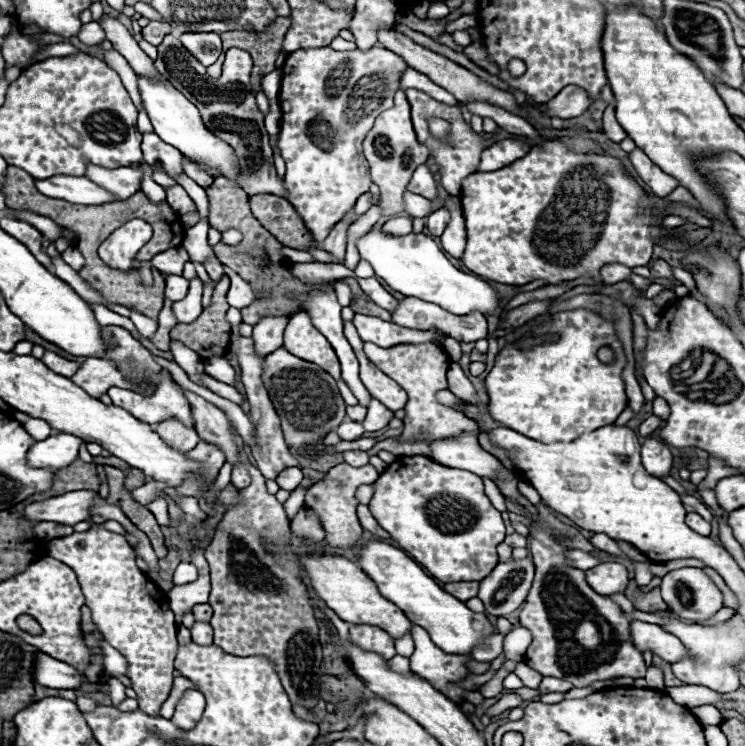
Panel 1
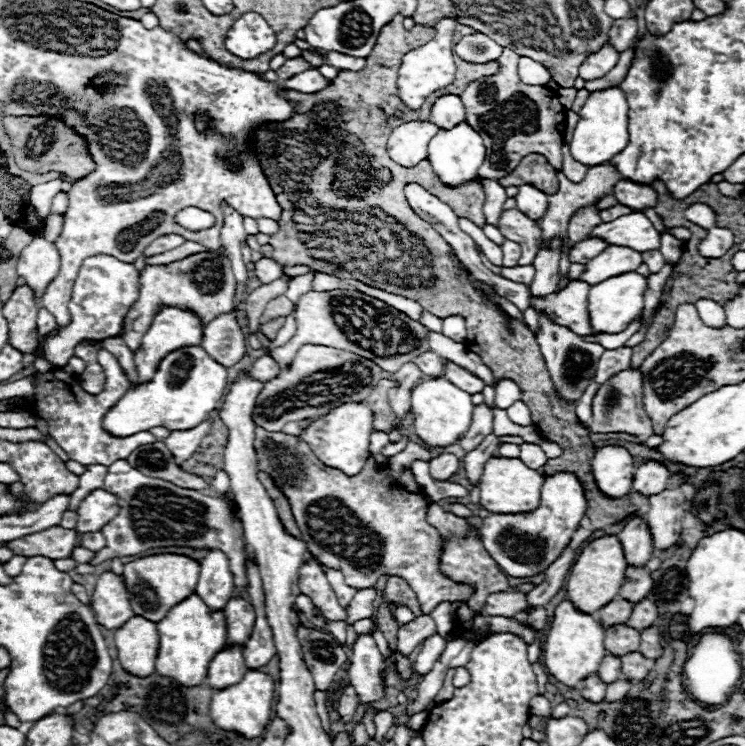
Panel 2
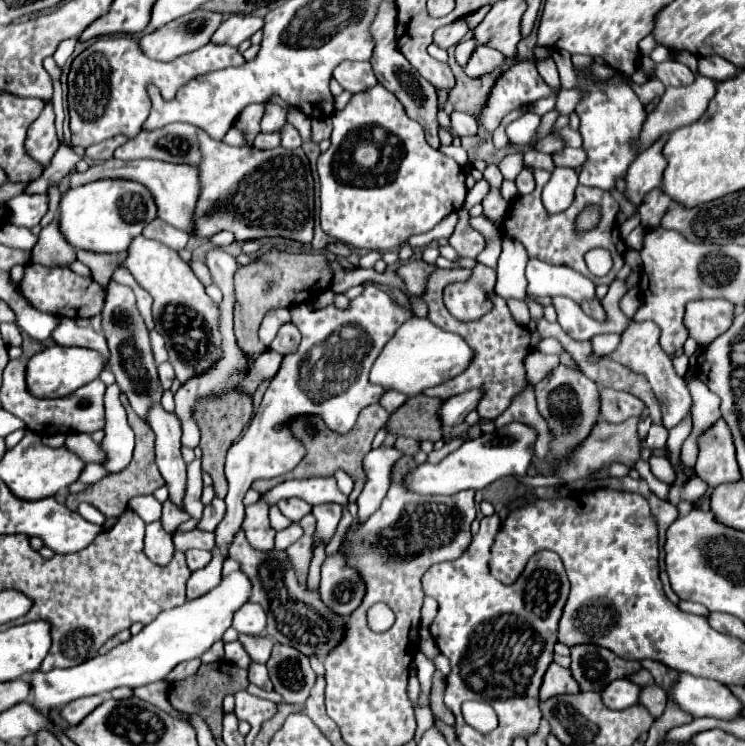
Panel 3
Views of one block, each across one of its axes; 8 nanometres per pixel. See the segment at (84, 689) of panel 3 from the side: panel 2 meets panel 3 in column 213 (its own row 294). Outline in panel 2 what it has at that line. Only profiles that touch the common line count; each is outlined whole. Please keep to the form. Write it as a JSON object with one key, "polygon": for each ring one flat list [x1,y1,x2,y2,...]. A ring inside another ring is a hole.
{"polygon":[[626,272,620,276,612,276,604,282,598,282,590,290,590,322,594,330,616,334,628,328,628,324,638,318,644,310,644,292,648,288,648,278,638,272]]}

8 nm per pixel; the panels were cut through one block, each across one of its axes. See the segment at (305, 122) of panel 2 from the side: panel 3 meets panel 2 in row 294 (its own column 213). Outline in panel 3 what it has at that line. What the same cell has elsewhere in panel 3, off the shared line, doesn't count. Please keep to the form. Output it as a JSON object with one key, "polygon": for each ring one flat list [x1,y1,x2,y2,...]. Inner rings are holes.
{"polygon":[[238,388,232,390,232,394,228,394,228,398,224,400,206,400,200,402,198,410,196,410,196,418,200,422,200,430,202,430,202,440,200,440,200,448,202,448,202,470,208,472,214,480,214,492,218,498,226,496,226,478,224,478,224,458,226,452,230,448,232,442,236,442,236,438,240,438,242,430,248,426,250,418,252,418,252,400,248,396,242,396,238,392]]}

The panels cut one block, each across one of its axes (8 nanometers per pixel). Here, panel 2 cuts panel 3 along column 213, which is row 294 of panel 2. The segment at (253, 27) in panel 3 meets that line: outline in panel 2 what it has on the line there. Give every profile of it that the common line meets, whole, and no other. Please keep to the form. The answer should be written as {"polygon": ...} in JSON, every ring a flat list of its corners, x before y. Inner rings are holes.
{"polygon":[[34,238,30,242,30,246,26,246,22,250,16,270,40,298,44,294,46,286,50,284,50,280,60,270,58,248,44,238]]}

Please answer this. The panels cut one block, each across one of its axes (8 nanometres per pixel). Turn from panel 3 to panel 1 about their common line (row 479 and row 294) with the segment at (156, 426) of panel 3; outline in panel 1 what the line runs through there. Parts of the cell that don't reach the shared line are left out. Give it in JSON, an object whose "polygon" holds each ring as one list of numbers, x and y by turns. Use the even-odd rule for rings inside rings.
{"polygon":[[166,276,166,288,164,288,164,298,178,302,184,298,188,292,188,280,184,276]]}

